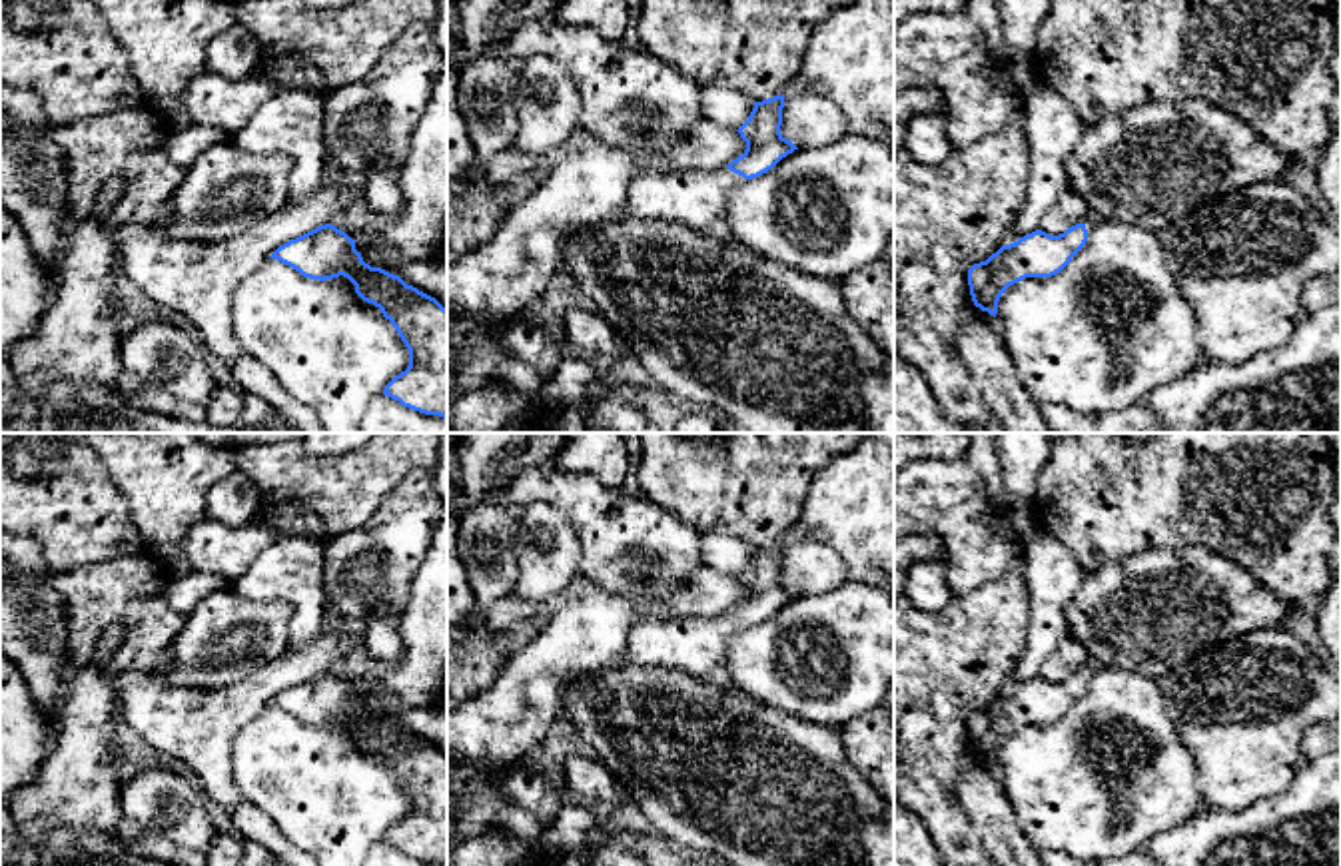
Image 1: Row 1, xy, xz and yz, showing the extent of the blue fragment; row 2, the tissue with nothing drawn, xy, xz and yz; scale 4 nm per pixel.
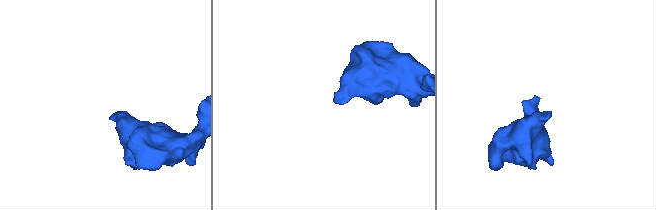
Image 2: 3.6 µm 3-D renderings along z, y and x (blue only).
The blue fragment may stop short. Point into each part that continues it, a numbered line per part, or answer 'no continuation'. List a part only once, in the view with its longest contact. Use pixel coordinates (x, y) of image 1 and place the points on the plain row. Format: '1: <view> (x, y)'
1: xz (695, 645)

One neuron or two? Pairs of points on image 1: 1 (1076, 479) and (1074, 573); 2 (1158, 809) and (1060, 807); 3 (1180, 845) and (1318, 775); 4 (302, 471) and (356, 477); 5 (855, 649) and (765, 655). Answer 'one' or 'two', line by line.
1: two
2: one
3: one
4: one
5: one

